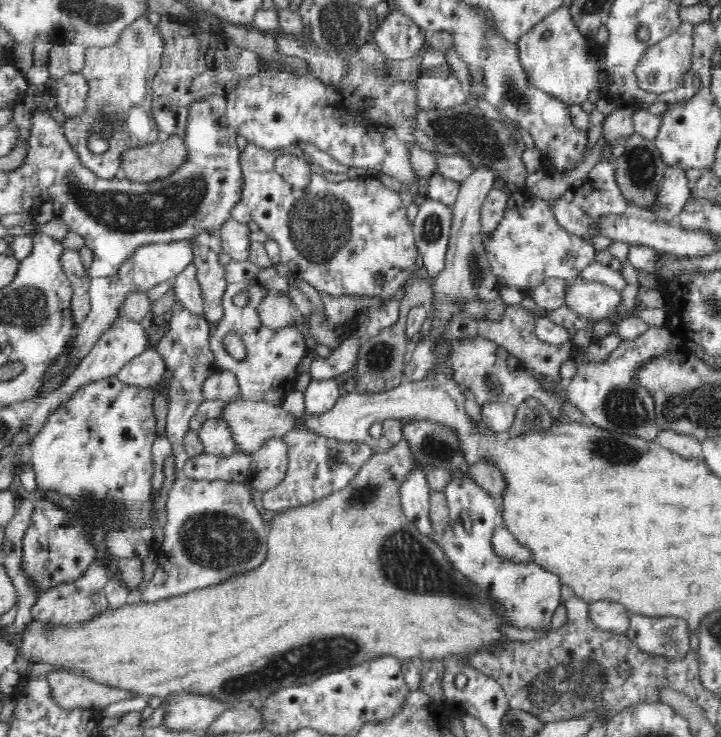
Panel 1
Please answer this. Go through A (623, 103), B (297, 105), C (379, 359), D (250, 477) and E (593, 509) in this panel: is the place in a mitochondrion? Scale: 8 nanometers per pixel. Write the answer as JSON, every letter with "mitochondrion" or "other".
{"A":"other","B":"mitochondrion","C":"mitochondrion","D":"other","E":"other"}

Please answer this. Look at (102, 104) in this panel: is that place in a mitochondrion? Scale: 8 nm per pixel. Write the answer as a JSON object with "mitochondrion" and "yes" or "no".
{"mitochondrion":"yes"}

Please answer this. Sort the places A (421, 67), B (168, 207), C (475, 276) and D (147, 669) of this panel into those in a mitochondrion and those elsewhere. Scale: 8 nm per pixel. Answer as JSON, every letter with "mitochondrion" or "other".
{"A":"other","B":"mitochondrion","C":"mitochondrion","D":"mitochondrion"}

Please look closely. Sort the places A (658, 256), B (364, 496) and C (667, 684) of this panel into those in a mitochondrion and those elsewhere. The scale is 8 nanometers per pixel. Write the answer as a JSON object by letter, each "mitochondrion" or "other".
{"A":"other","B":"mitochondrion","C":"other"}

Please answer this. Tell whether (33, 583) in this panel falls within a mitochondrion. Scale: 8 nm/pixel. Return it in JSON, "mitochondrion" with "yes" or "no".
{"mitochondrion":"no"}

